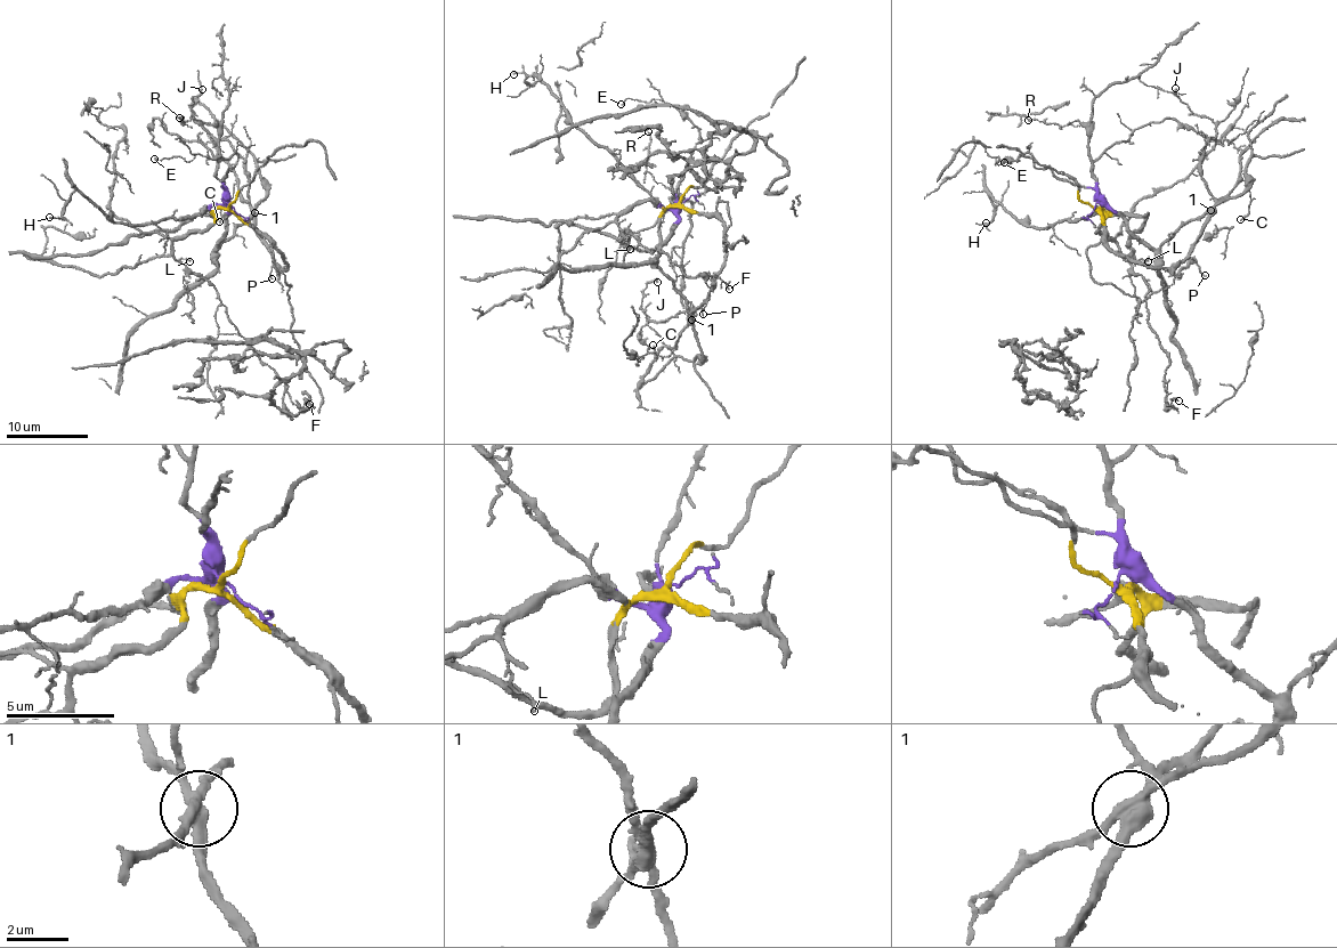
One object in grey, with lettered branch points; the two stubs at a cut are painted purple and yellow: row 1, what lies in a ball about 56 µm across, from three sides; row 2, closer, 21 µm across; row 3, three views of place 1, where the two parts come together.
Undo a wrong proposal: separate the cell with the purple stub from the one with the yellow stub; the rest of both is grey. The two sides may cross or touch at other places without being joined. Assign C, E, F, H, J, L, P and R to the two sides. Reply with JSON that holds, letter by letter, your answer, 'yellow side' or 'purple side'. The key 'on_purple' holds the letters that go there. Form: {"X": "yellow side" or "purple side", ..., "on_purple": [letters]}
{"C": "yellow side", "E": "purple side", "F": "yellow side", "H": "purple side", "J": "yellow side", "L": "yellow side", "P": "yellow side", "R": "purple side", "on_purple": ["E", "H", "R"]}

